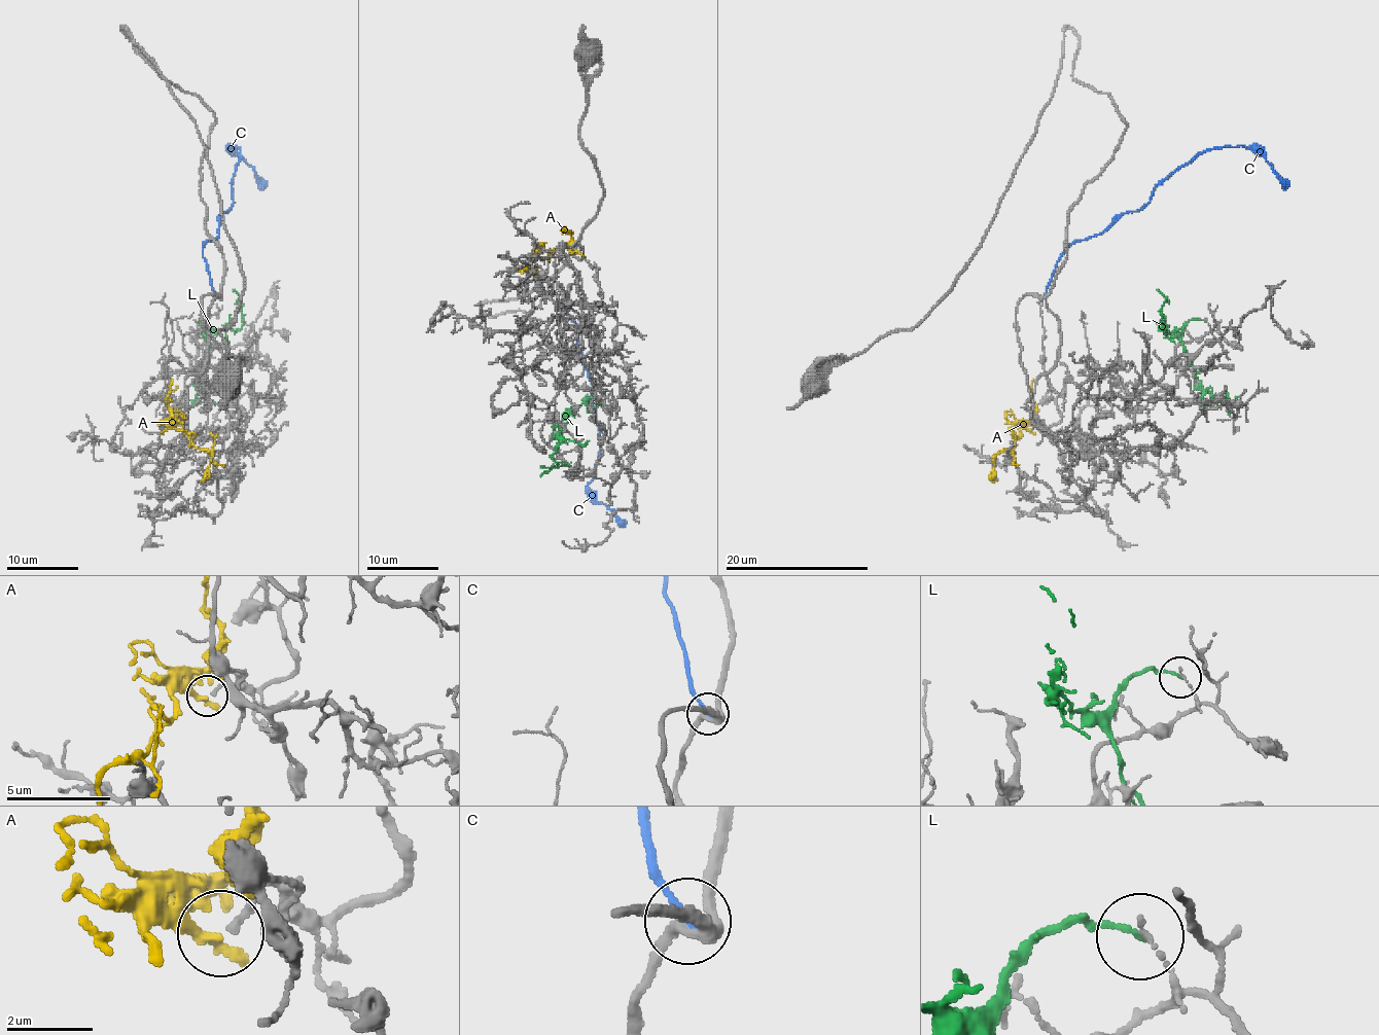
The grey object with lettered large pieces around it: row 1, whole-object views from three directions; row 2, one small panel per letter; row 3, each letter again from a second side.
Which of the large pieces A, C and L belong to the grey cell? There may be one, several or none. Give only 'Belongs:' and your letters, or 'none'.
Belongs: none

